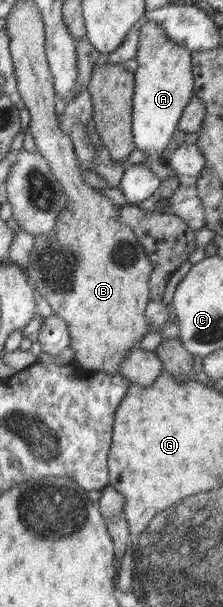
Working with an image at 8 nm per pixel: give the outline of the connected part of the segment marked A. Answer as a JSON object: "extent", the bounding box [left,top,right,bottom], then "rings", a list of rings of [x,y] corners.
{"extent":[133,20,194,161],"rings":[[[153,20],[143,24],[141,31],[136,52],[138,67],[133,72],[133,141],[138,149],[148,152],[150,158],[163,161],[165,154],[174,146],[171,137],[174,130],[179,129],[178,121],[184,107],[194,96],[191,52],[170,40],[166,31]]]}

